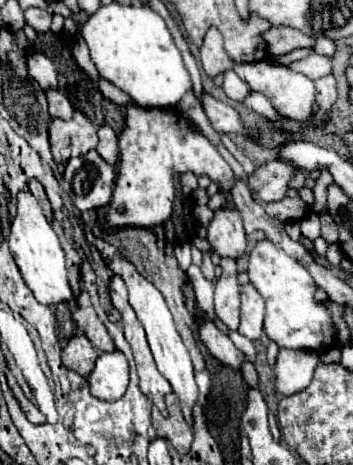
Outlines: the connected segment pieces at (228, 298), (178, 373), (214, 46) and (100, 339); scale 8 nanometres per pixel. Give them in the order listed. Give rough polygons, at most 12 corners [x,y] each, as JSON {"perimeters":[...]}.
{"perimeters":[[[222,258],[216,282],[216,316],[228,326],[240,326],[236,260]],[[120,252],[108,266],[130,292],[156,366],[186,422],[198,398],[188,348],[164,296]],[[210,28],[200,60],[210,78],[234,66],[218,28]],[[80,292],[72,310],[92,346],[110,352],[114,342],[96,316],[90,296]]]}

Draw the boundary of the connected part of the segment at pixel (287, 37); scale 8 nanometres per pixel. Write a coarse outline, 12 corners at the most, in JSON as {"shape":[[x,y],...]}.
{"shape":[[286,26],[266,32],[270,54],[312,48],[314,38]]}

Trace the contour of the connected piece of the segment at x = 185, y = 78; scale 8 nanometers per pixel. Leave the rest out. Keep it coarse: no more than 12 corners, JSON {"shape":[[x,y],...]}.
{"shape":[[100,6],[78,34],[138,106],[194,90],[150,6]]}

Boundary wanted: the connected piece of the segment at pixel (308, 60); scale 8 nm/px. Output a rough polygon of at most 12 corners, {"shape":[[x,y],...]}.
{"shape":[[310,52],[290,64],[294,72],[318,80],[328,74],[330,58]]}

